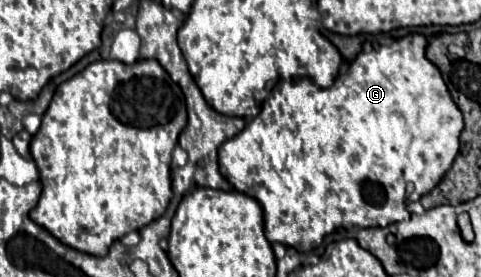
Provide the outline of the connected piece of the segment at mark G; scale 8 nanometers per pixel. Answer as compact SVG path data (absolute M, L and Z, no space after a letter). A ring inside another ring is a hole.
M421 33L407 35L391 45L385 45L377 51L371 53L359 53L357 59L349 65L347 73L339 75L335 83L329 89L317 87L311 79L299 79L299 81L281 81L277 87L273 87L269 99L263 103L263 109L257 117L251 119L251 123L237 133L233 139L225 141L219 147L219 171L221 175L235 187L237 191L253 197L259 201L263 207L263 217L265 217L265 237L271 243L281 243L287 247L297 249L299 253L313 251L315 247L321 245L323 237L329 235L331 231L343 227L343 229L353 229L353 227L387 227L391 223L407 221L411 218L411 213L406 205L419 201L421 195L429 193L447 173L451 167L457 151L459 151L459 133L463 129L463 115L453 103L447 85L441 79L439 69L427 61L425 57L425 47L427 47L427 37ZM413 183L413 193L407 195L407 185Z

